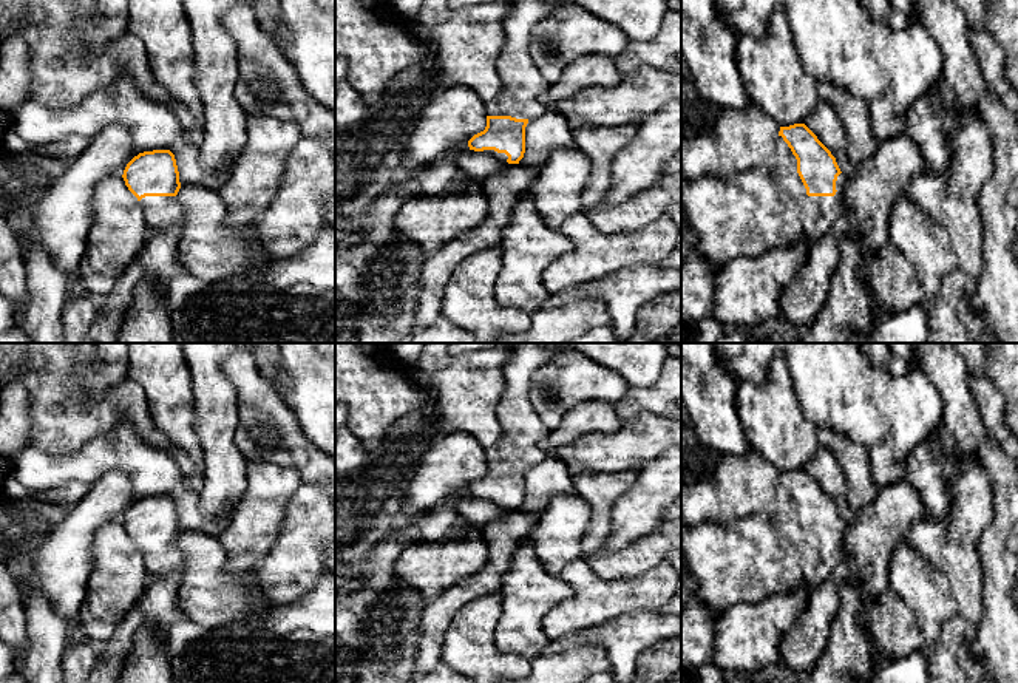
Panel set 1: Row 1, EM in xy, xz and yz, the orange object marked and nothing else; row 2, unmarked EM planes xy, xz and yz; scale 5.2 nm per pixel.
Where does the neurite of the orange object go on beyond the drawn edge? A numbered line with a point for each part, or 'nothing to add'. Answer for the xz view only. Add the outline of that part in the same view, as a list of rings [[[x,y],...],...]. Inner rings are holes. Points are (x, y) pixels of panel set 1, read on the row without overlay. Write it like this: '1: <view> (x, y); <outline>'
1: xz (638, 363); [[[514,343],[510,360],[504,365],[505,391],[497,406],[501,437],[485,450],[487,462],[511,462],[536,465],[550,454],[541,448],[541,440],[550,430],[541,422],[528,397],[528,383],[533,372],[558,352],[573,349],[595,363],[618,372],[632,388],[650,388],[660,377],[670,343]]]

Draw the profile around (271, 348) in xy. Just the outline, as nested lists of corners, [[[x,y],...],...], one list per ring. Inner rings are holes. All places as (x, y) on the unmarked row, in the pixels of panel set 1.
[[[236,343],[239,351],[253,352],[256,349],[264,349],[270,355],[272,365],[278,366],[277,349],[280,343]]]

